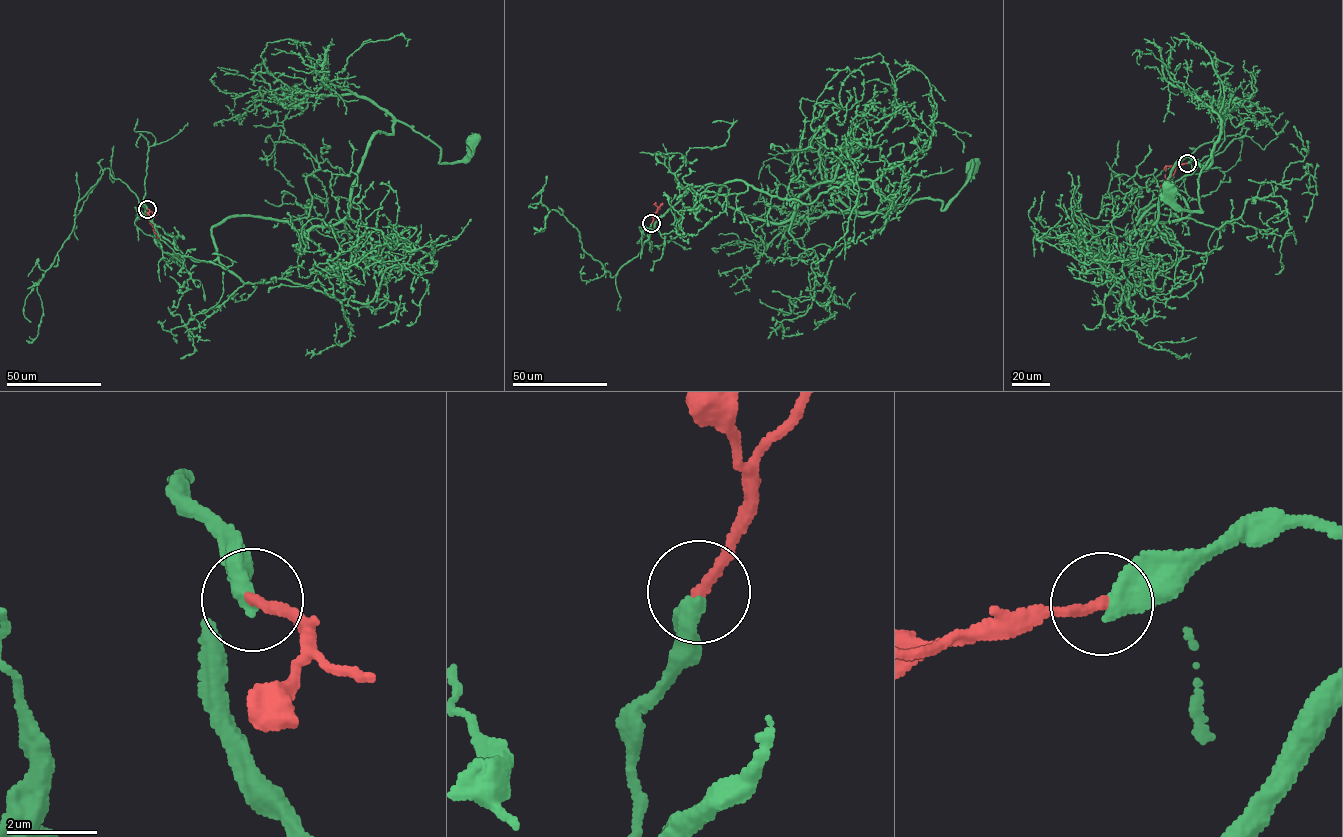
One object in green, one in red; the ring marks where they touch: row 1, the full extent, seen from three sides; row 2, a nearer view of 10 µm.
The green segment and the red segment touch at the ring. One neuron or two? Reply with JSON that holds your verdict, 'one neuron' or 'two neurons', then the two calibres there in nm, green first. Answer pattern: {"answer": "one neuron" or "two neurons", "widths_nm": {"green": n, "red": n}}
{"answer": "one neuron", "widths_nm": {"green": 500, "red": 220}}

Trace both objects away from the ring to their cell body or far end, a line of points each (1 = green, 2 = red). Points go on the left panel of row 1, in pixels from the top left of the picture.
1: (147, 208), (158, 233), (212, 262), (227, 218), (338, 224), (367, 144), (397, 121), (439, 163), (473, 140)
2: (147, 208), (149, 223), (159, 238)

